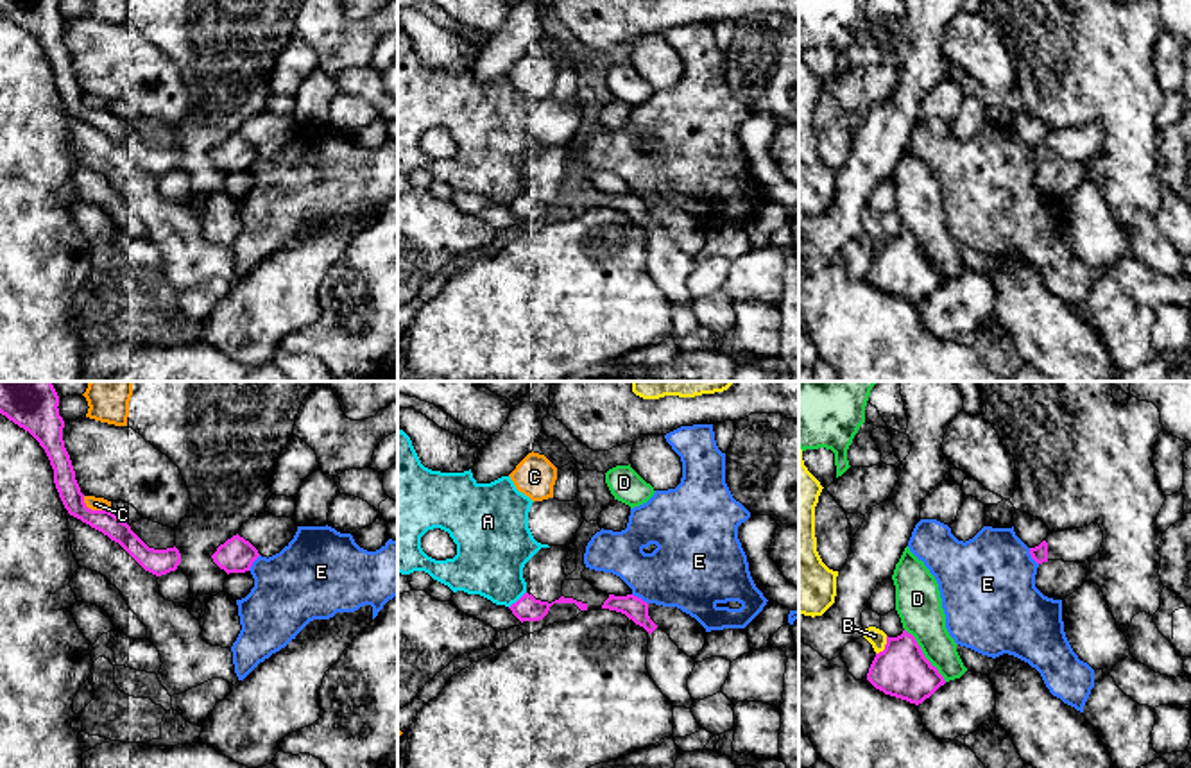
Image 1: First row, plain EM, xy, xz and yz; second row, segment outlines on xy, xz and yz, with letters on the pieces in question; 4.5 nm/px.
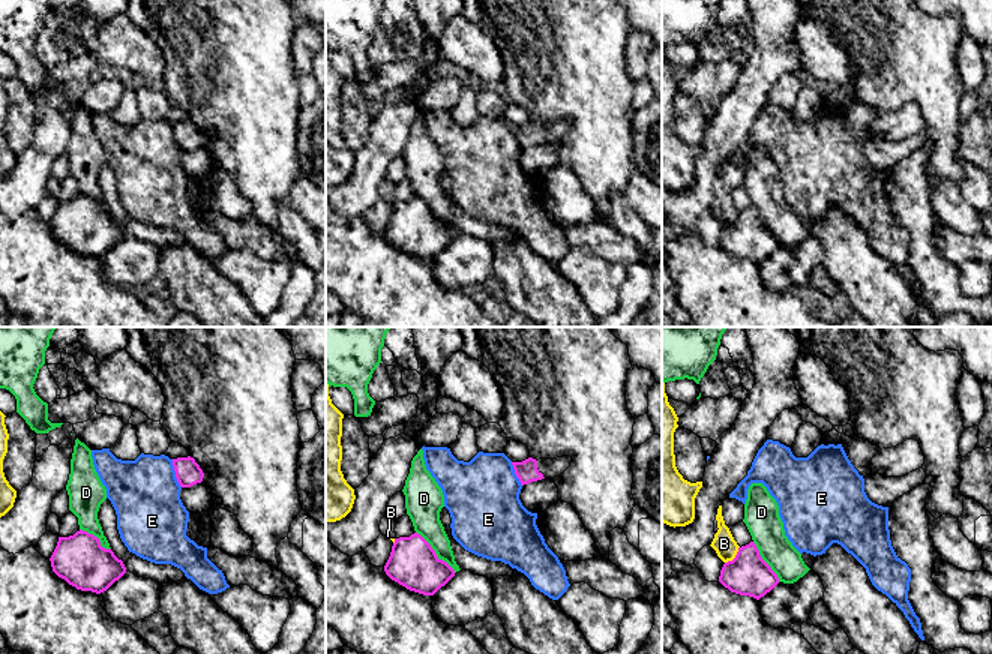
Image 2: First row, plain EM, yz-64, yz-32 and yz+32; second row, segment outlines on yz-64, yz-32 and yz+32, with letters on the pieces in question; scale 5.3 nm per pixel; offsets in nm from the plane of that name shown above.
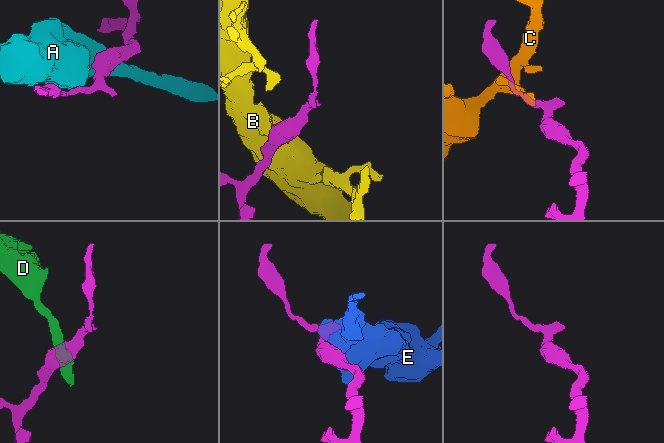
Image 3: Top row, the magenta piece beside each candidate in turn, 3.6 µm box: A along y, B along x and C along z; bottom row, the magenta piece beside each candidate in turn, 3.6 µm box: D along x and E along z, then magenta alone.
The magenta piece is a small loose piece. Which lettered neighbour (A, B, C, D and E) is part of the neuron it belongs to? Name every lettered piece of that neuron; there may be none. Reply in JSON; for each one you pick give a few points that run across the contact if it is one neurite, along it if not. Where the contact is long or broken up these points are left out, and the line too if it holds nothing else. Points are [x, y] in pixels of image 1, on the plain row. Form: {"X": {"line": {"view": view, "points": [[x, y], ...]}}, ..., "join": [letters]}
{"join": []}

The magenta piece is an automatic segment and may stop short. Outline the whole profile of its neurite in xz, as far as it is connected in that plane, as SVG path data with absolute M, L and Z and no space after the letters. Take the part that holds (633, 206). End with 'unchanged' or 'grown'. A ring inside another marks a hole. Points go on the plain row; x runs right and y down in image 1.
M609 193L602 208L621 211L648 231L648 274L673 306L691 308L695 299L688 290L688 277L695 267L695 260L650 218L648 202L634 193Z; grown

